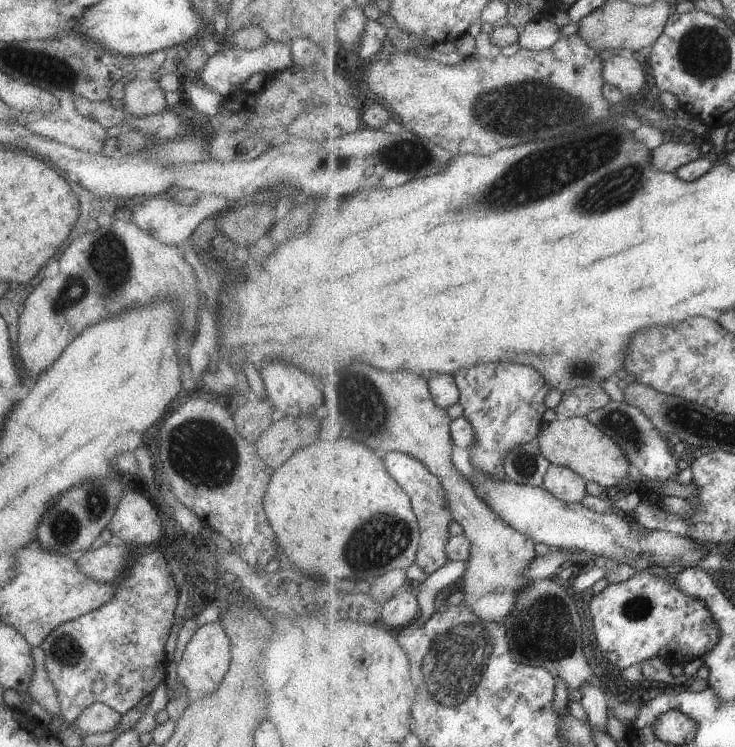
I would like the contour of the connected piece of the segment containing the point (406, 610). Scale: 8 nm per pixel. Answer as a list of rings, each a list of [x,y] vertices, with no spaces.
[[[403,591],[384,603],[381,620],[389,630],[397,631],[416,621],[420,616],[420,610],[418,593]]]

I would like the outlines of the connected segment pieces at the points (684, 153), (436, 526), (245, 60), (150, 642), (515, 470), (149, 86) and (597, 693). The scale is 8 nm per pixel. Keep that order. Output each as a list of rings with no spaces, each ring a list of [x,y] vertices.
[[[663,142],[653,149],[653,166],[659,172],[675,173],[681,166],[693,162],[703,156],[697,144],[681,144],[681,142]]]
[[[391,451],[385,453],[383,459],[387,465],[387,470],[395,477],[395,480],[399,481],[399,484],[402,484],[405,492],[411,496],[422,532],[416,564],[429,576],[450,561],[447,554],[447,544],[450,543],[452,537],[449,534],[449,524],[454,521],[454,516],[451,508],[449,508],[449,502],[447,502],[447,492],[443,490],[441,478],[435,476],[419,458],[415,458],[411,454]]]
[[[222,44],[221,48],[211,57],[207,57],[203,68],[197,73],[196,77],[213,92],[217,92],[222,97],[231,95],[233,92],[241,90],[243,82],[253,73],[269,74],[279,70],[287,70],[294,67],[292,54],[283,44],[260,44],[253,50],[243,50],[242,48],[231,47],[228,44]]]
[[[157,547],[137,549],[135,556],[132,559],[132,563],[129,565],[127,576],[125,576],[123,580],[120,580],[116,586],[117,592],[115,592],[115,596],[113,596],[109,602],[103,604],[101,608],[92,610],[83,616],[79,616],[79,618],[74,618],[73,620],[68,620],[66,623],[60,624],[57,628],[48,632],[47,636],[43,639],[43,642],[40,644],[44,652],[44,667],[47,676],[55,689],[55,694],[57,694],[57,702],[59,702],[59,712],[57,712],[57,717],[61,718],[65,725],[73,724],[81,710],[83,710],[83,707],[89,706],[92,702],[106,704],[109,708],[115,710],[115,712],[123,715],[127,710],[135,708],[143,696],[152,694],[159,682],[163,682],[164,679],[171,679],[172,669],[171,665],[166,661],[163,644],[165,644],[169,630],[171,630],[171,626],[173,626],[173,623],[175,622],[173,610],[175,610],[175,605],[177,604],[178,588],[175,586],[175,581],[173,580],[173,575],[167,564],[165,555],[161,553]]]
[[[539,437],[533,442],[519,444],[505,458],[507,477],[517,484],[544,486],[544,478],[549,470],[551,461],[540,448]]]
[[[154,76],[146,80],[140,77],[125,79],[123,87],[122,109],[131,116],[149,116],[167,108],[164,92]]]
[[[588,682],[583,688],[580,688],[582,699],[580,704],[587,714],[587,720],[592,728],[607,731],[609,724],[610,706],[608,700],[610,695],[607,690],[595,686]]]

